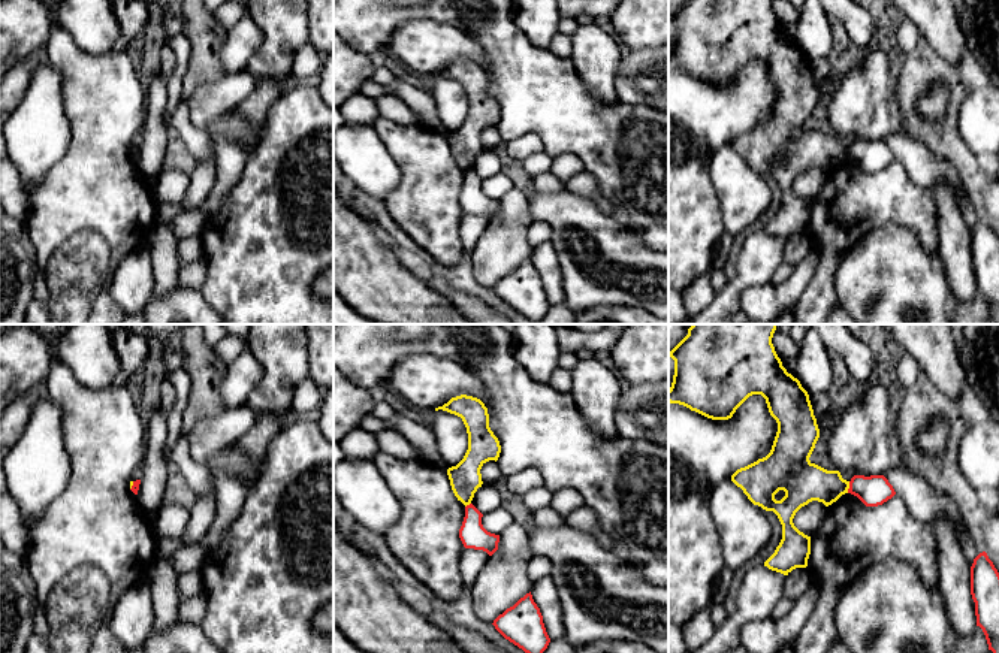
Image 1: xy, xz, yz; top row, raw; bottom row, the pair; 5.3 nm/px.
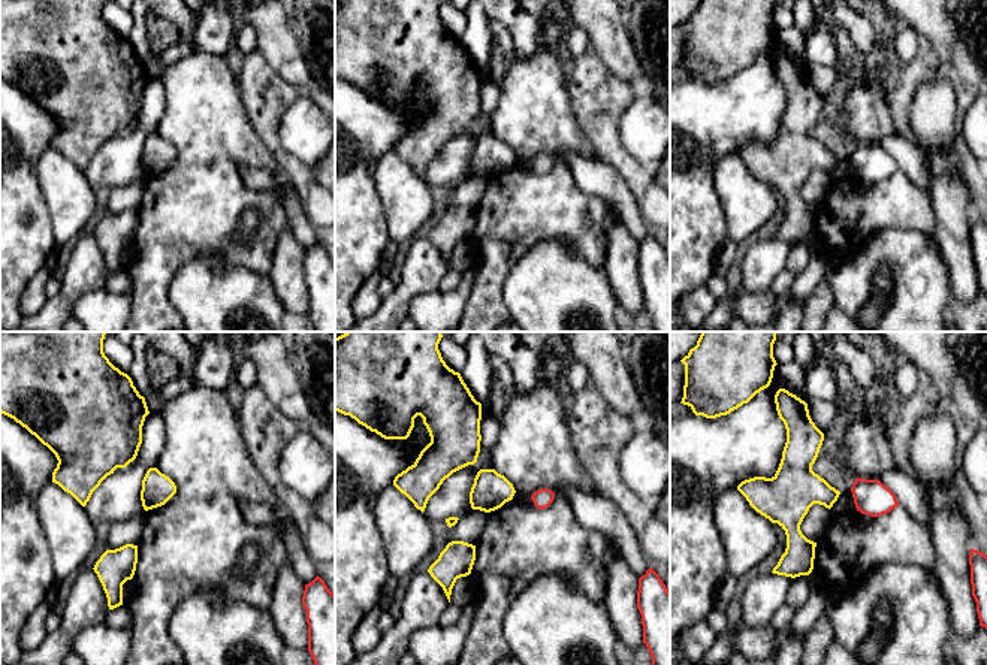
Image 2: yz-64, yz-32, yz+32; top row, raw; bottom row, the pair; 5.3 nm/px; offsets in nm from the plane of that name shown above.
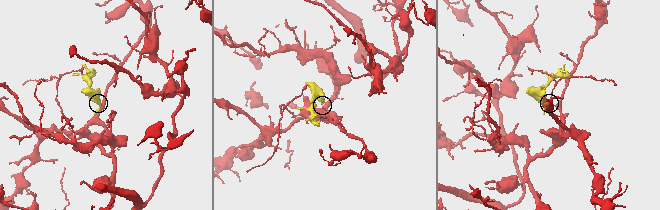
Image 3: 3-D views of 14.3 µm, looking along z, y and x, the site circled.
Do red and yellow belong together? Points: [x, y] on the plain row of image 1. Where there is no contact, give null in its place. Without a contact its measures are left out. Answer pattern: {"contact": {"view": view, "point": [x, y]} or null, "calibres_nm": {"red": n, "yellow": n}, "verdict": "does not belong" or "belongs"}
{"contact": {"view": "yz", "point": [850, 153]}, "calibres_nm": {"red": 170, "yellow": 220}, "verdict": "does not belong"}

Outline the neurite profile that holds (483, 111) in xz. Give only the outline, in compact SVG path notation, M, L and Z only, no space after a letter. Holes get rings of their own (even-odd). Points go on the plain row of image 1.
M461 60L435 73L438 75L461 82L467 93L468 115L456 131L447 134L455 161L467 172L483 149L482 131L489 126L498 126L501 111L489 93L488 73L480 64Z

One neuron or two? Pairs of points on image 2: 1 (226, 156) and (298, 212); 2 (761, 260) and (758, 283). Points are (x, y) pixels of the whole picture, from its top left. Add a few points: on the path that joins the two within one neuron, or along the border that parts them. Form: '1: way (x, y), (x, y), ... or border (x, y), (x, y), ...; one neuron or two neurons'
1: border (241, 171), (247, 186), (272, 190); two neurons
2: way (760, 266), (758, 277); one neuron

